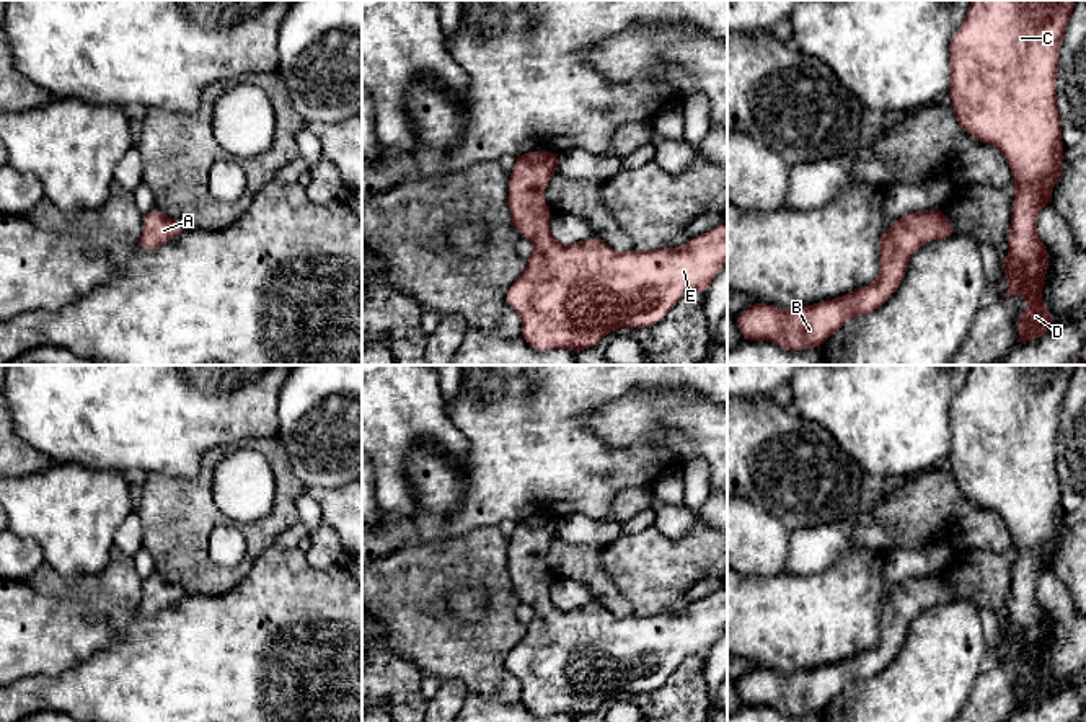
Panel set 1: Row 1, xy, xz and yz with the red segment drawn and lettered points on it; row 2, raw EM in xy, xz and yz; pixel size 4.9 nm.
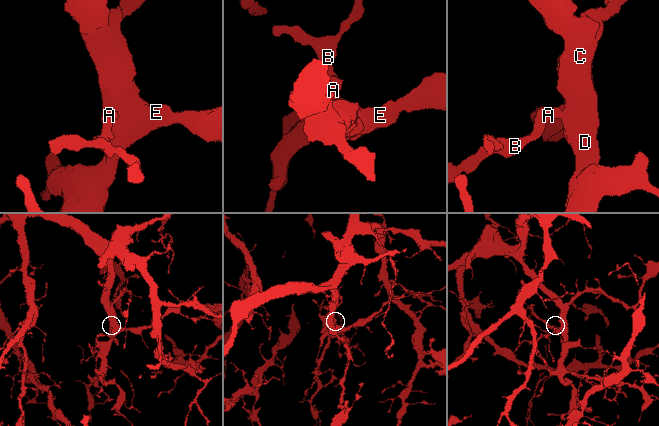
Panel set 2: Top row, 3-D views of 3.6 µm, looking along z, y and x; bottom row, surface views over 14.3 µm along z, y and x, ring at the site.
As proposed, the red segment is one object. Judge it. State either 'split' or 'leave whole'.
leave whole

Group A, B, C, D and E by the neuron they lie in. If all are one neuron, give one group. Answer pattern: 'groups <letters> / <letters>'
groups A B C D E

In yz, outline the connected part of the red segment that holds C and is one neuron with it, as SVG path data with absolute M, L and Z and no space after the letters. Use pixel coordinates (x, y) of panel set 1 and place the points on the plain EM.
M970 365L967 381L949 412L949 460L957 489L977 507L998 513L1013 536L1016 559L1008 597L1009 621L1000 624L1009 647L1003 663L1019 660L1029 665L1029 673L1016 680L1018 707L1042 702L1057 683L1042 665L1050 619L1039 605L1037 583L1044 570L1052 570L1053 551L1066 533L1057 442L1058 417L1075 368L1076 365Z

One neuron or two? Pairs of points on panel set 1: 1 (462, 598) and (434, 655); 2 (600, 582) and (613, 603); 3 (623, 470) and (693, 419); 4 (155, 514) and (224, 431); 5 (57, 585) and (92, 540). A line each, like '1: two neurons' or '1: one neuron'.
1: two neurons
2: one neuron
3: two neurons
4: two neurons
5: two neurons

